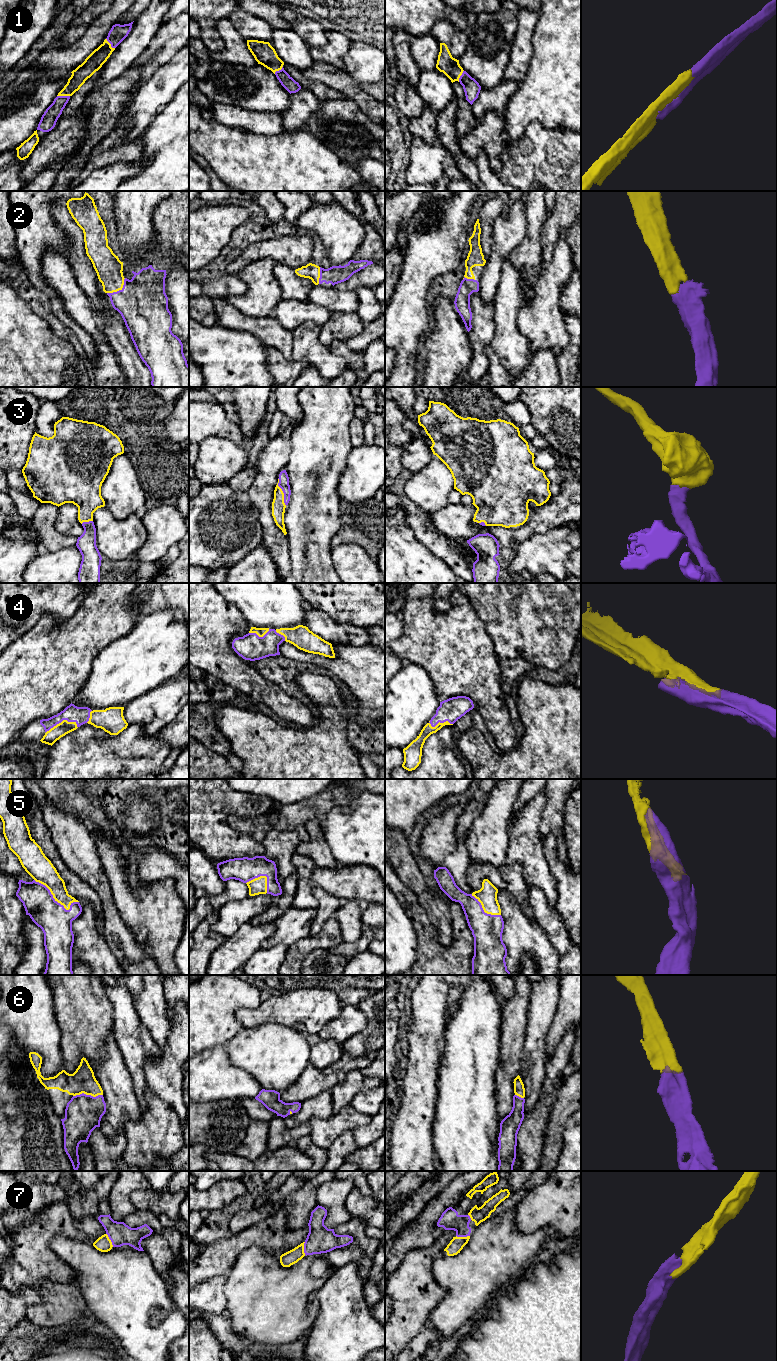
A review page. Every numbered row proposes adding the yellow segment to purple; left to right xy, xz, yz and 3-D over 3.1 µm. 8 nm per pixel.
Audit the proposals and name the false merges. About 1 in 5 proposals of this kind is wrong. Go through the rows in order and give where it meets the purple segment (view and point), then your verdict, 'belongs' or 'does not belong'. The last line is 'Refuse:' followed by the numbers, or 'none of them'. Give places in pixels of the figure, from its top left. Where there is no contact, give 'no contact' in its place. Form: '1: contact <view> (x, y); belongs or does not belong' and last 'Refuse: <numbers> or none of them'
1: contact xy (63, 96); belongs
2: contact xy (119, 290); belongs
3: contact xz (283, 492); belongs
4: contact xy (61, 721); belongs
5: contact xy (56, 901); belongs
6: contact xy (87, 1095); belongs
7: contact yz (463, 1236); belongs
Refuse: none of them

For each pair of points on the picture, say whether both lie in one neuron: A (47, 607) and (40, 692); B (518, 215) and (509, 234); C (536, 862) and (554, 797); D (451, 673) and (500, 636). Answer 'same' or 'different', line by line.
A: different
B: same
C: different
D: different

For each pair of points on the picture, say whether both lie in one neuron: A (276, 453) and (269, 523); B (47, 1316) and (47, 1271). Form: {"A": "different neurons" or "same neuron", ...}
{"A": "same neuron", "B": "different neurons"}

